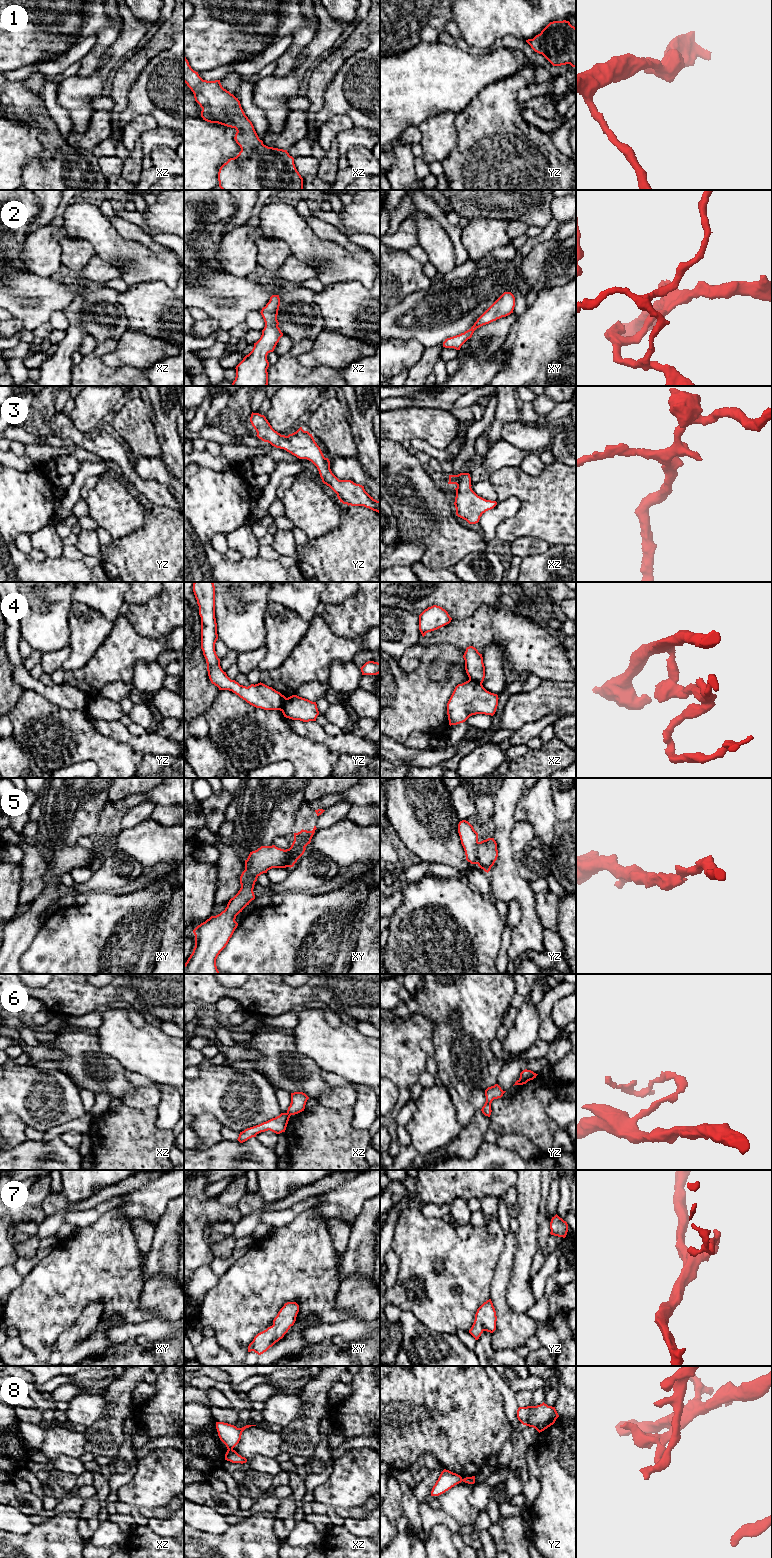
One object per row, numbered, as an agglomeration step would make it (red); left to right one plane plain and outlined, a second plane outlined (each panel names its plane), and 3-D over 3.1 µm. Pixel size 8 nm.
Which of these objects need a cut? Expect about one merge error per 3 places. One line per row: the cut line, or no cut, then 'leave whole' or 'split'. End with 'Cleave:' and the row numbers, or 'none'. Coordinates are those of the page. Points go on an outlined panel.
1: no cut; leave whole
2: no cut; leave whole
3: no cut; leave whole
4: cut in yz along (286, 698), (281, 710); split
5: cut in yz along (478, 842), (476, 863); split
6: cut in xz along (286, 1113), (290, 1115); split
7: no cut; leave whole
8: cut in xz along (228, 1448), (232, 1449); split
Cleave: 4, 5, 6, 8

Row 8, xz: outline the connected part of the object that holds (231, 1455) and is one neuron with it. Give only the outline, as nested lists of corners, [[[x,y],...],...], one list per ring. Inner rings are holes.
[[[228,1449],[225,1454],[225,1460],[230,1461],[232,1463],[246,1463],[247,1459],[239,1455],[235,1450]]]

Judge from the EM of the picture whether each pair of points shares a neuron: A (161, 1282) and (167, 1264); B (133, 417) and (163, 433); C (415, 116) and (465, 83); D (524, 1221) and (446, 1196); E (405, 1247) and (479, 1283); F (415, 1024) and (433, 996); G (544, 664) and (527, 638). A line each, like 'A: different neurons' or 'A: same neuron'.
A: different neurons
B: different neurons
C: same neuron
D: different neurons
E: same neuron
F: different neurons
G: same neuron

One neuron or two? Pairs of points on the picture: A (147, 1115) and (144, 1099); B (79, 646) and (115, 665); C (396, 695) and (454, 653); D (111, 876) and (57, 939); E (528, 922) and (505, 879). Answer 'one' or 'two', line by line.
A: two
B: two
C: one
D: two
E: one

